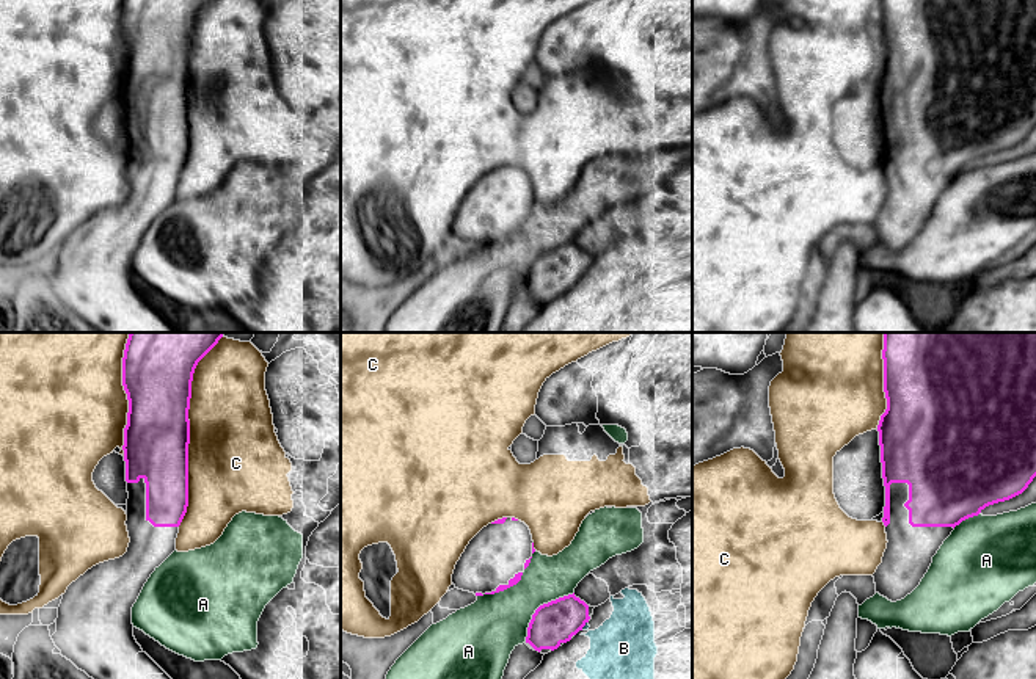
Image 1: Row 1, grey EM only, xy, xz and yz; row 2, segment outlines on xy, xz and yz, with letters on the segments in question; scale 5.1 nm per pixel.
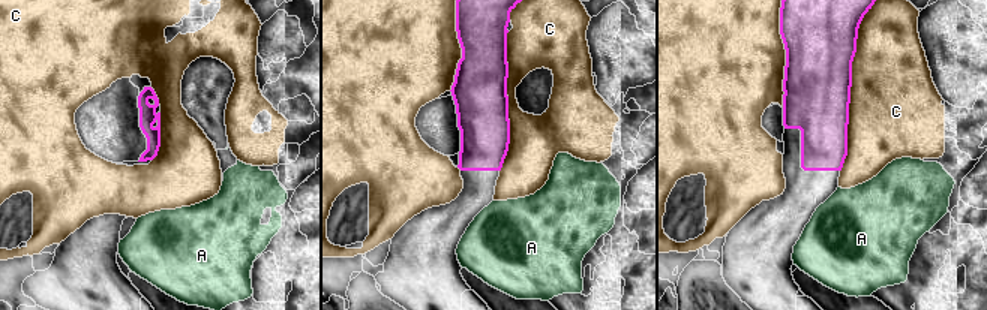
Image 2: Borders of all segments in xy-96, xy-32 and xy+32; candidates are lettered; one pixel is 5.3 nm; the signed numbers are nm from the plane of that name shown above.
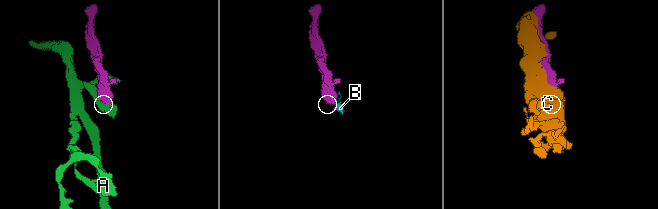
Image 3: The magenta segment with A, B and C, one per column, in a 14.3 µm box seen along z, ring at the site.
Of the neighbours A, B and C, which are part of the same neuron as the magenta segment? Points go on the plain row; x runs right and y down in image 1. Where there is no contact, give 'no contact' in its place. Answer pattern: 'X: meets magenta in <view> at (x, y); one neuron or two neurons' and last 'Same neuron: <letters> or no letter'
A: meets magenta in xz at (539, 256); two neurons
B: meets magenta in xz at (584, 273); two neurons
C: meets magenta in xy at (189, 88); two neurons
Same neuron: no letter

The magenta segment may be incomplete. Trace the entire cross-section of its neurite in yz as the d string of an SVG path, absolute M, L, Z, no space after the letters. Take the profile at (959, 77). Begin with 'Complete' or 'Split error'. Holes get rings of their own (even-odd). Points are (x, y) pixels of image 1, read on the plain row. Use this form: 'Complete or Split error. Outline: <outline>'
Split error. Outline: M882 0L884 41L887 58L881 64L877 80L881 94L885 155L882 171L887 198L882 212L873 223L876 241L892 251L910 243L928 221L932 205L962 169L978 165L986 155L1022 143L1036 125L1036 0Z

